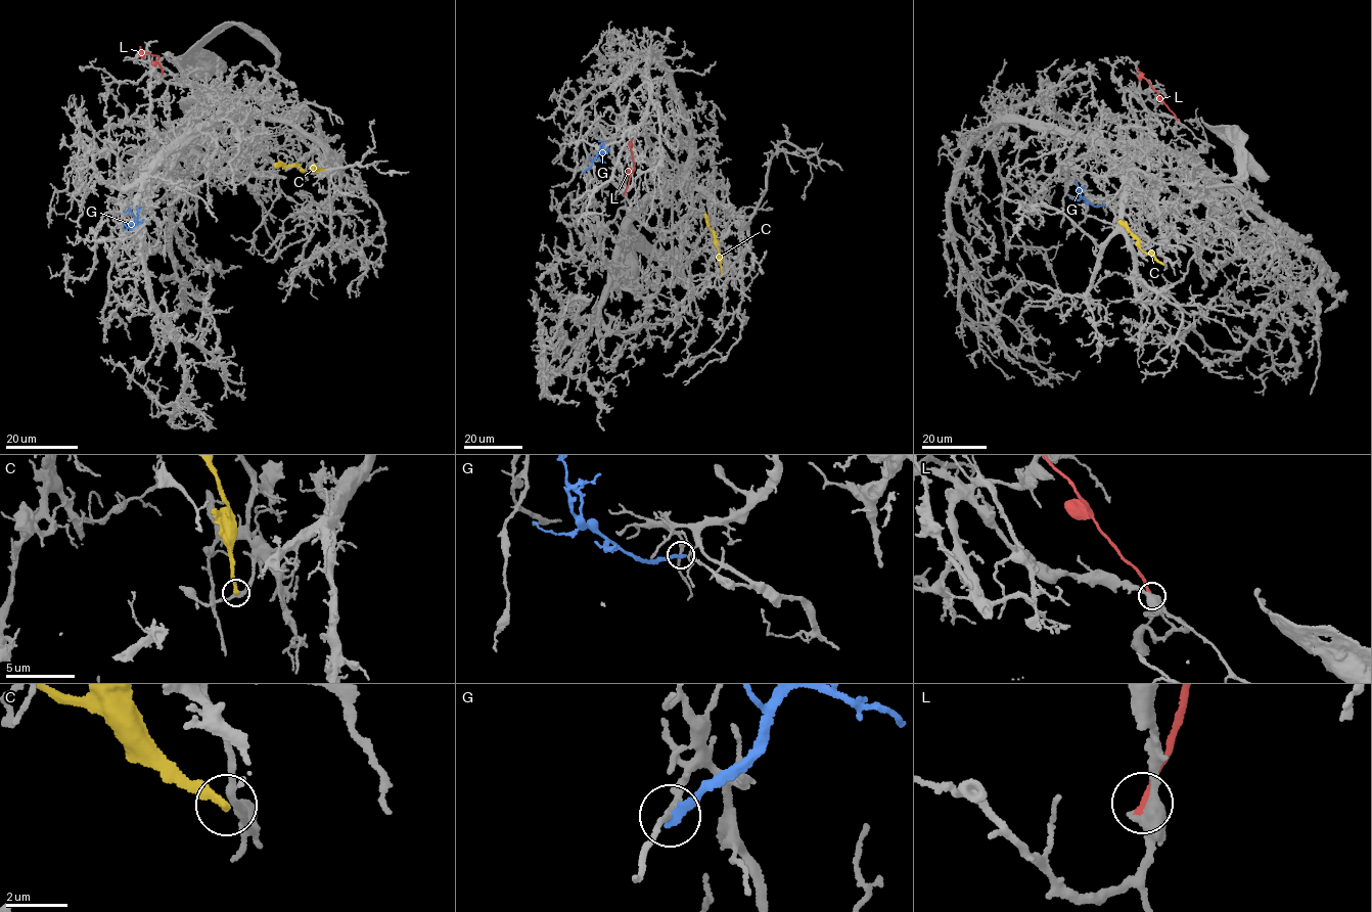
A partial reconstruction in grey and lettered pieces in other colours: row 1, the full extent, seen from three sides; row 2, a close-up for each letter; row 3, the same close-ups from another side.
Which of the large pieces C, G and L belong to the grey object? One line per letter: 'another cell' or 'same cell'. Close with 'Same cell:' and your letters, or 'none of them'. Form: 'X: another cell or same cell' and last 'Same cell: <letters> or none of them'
C: another cell
G: another cell
L: another cell
Same cell: none of them

